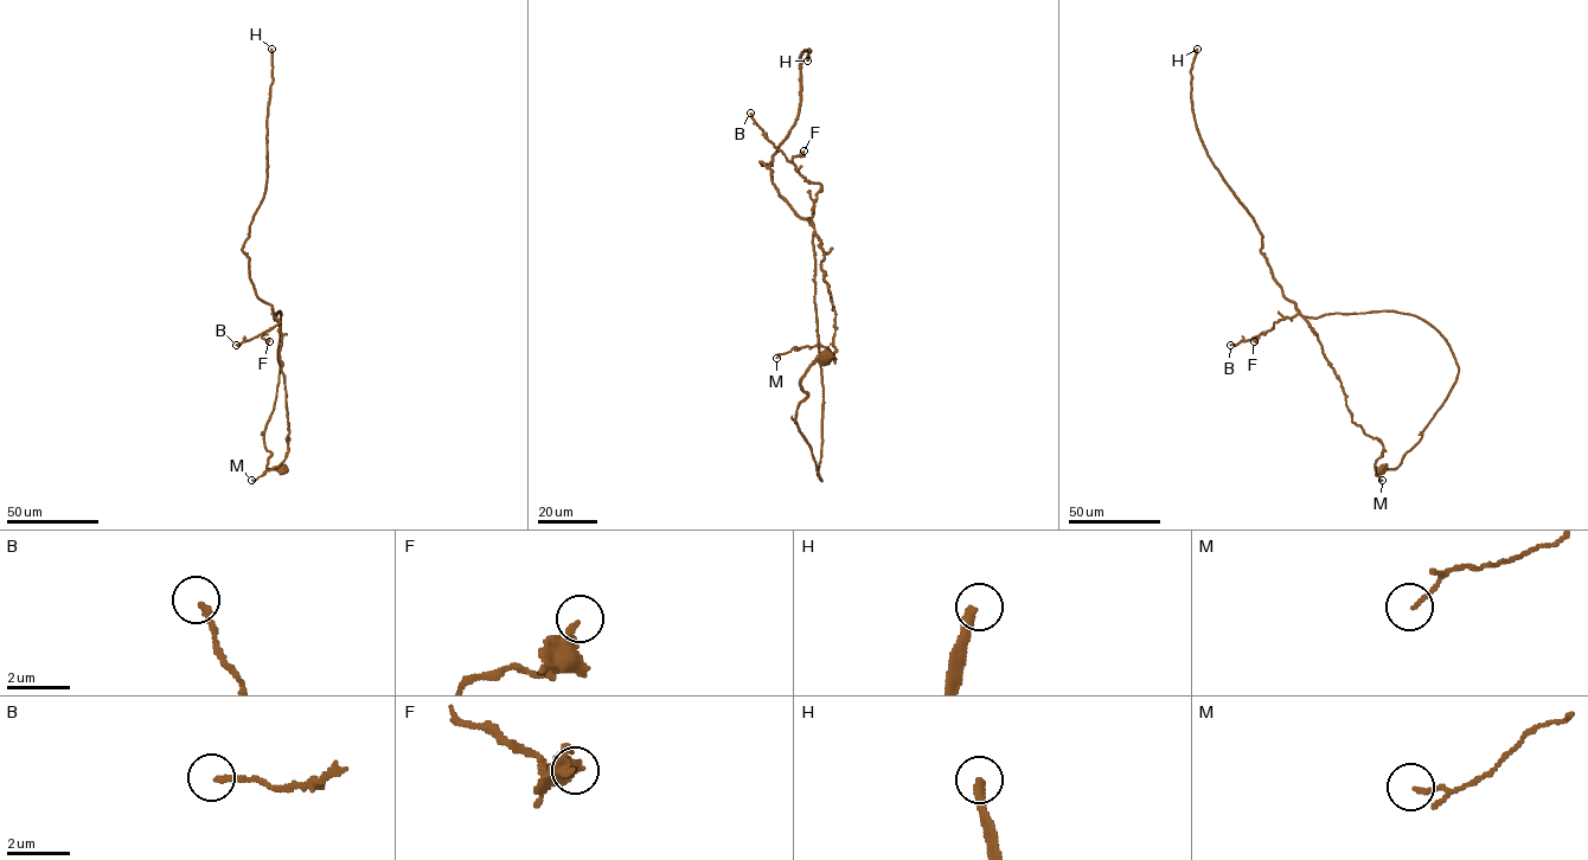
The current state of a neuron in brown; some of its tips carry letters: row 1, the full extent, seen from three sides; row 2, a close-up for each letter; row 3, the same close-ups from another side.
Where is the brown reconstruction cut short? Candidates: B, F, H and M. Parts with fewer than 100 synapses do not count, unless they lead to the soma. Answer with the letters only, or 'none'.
H

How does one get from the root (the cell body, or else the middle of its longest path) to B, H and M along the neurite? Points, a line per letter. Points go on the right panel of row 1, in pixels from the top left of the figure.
B: (1382, 468), (1397, 467), (1455, 380), (1451, 348), (1434, 327), (1389, 310), (1298, 314), (1230, 345)
H: (1382, 468), (1446, 398), (1451, 348), (1414, 315), (1307, 318), (1285, 297), (1196, 126), (1197, 49)
M: (1382, 468), (1397, 467), (1454, 383), (1448, 344), (1407, 314), (1305, 316), (1352, 422), (1382, 443), (1382, 480)

